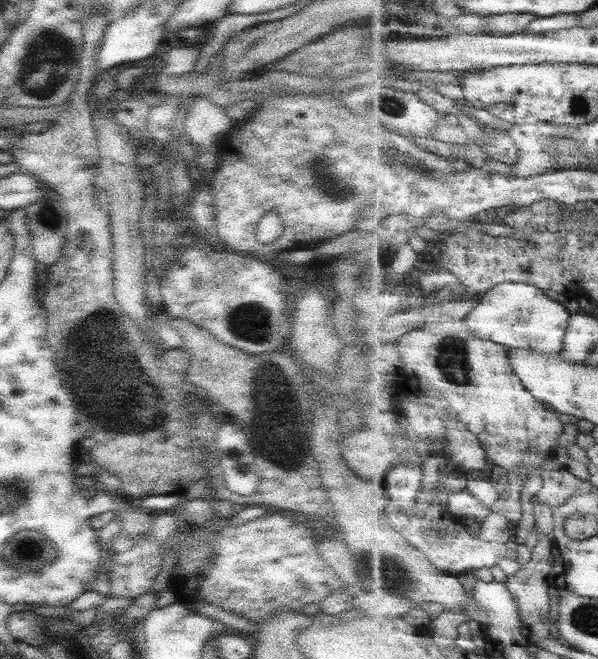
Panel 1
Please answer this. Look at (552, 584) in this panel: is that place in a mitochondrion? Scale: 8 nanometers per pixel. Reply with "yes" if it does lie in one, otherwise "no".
no

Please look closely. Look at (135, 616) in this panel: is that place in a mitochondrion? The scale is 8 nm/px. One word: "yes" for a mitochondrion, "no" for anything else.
no

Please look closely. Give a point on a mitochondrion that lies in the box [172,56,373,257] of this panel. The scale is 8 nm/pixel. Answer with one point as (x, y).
(325, 176)

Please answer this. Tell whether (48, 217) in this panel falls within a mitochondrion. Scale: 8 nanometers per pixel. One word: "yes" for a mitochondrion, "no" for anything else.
yes

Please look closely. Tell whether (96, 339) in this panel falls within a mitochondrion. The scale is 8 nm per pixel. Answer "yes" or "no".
yes

